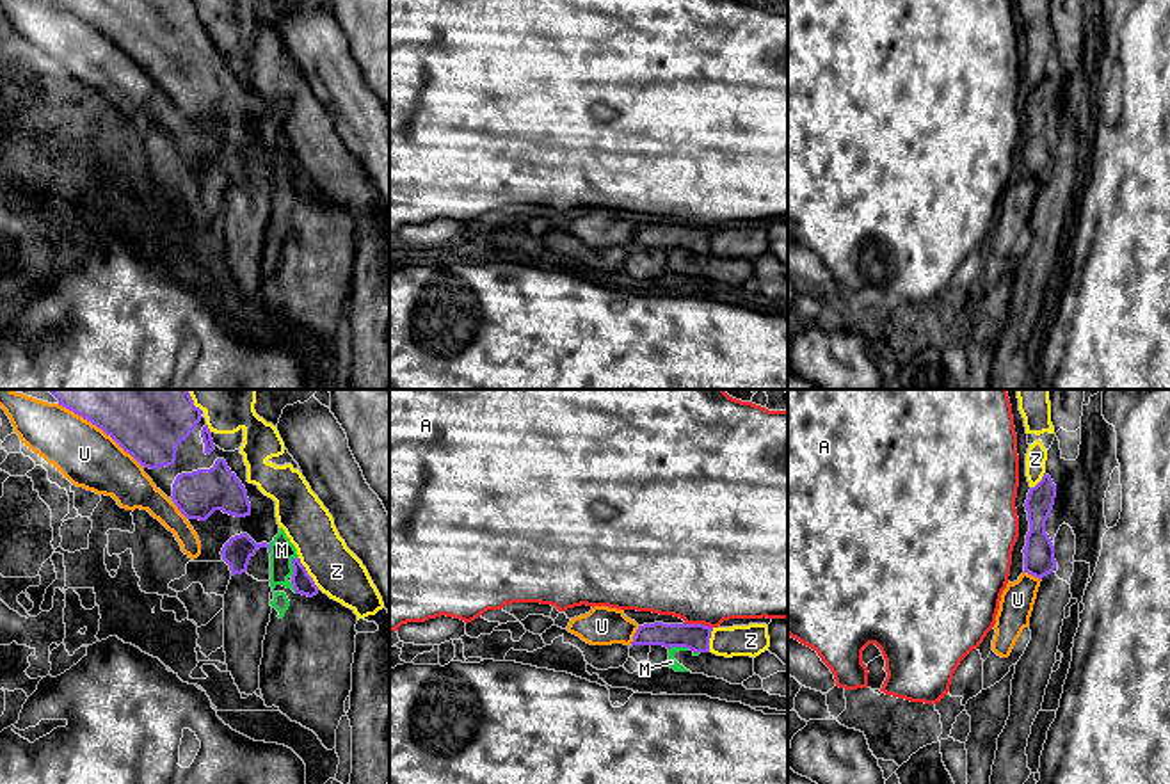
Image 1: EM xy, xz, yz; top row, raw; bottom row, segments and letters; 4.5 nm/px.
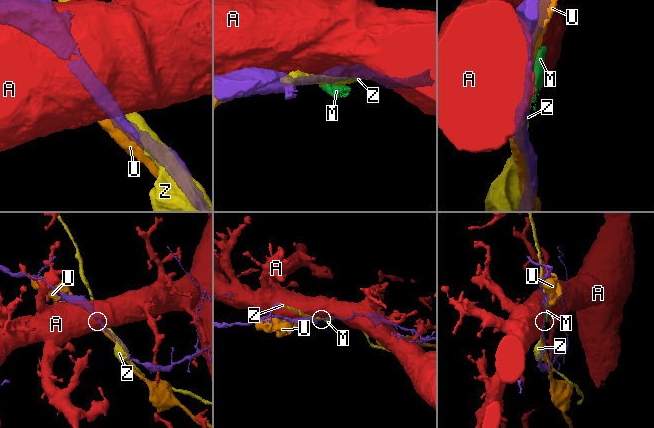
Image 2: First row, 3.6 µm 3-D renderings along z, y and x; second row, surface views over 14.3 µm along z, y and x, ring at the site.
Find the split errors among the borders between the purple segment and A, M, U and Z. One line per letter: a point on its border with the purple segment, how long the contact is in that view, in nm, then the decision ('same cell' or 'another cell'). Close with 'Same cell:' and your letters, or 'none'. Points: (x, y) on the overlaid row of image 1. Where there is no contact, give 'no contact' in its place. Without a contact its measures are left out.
A: xz (697, 624) | 140 nm | another cell
M: xy (292, 566) | 90 nm | another cell
U: xy (100, 427) | 480 nm | another cell
Z: xy (306, 573) | 170 nm | another cell
Same cell: none

